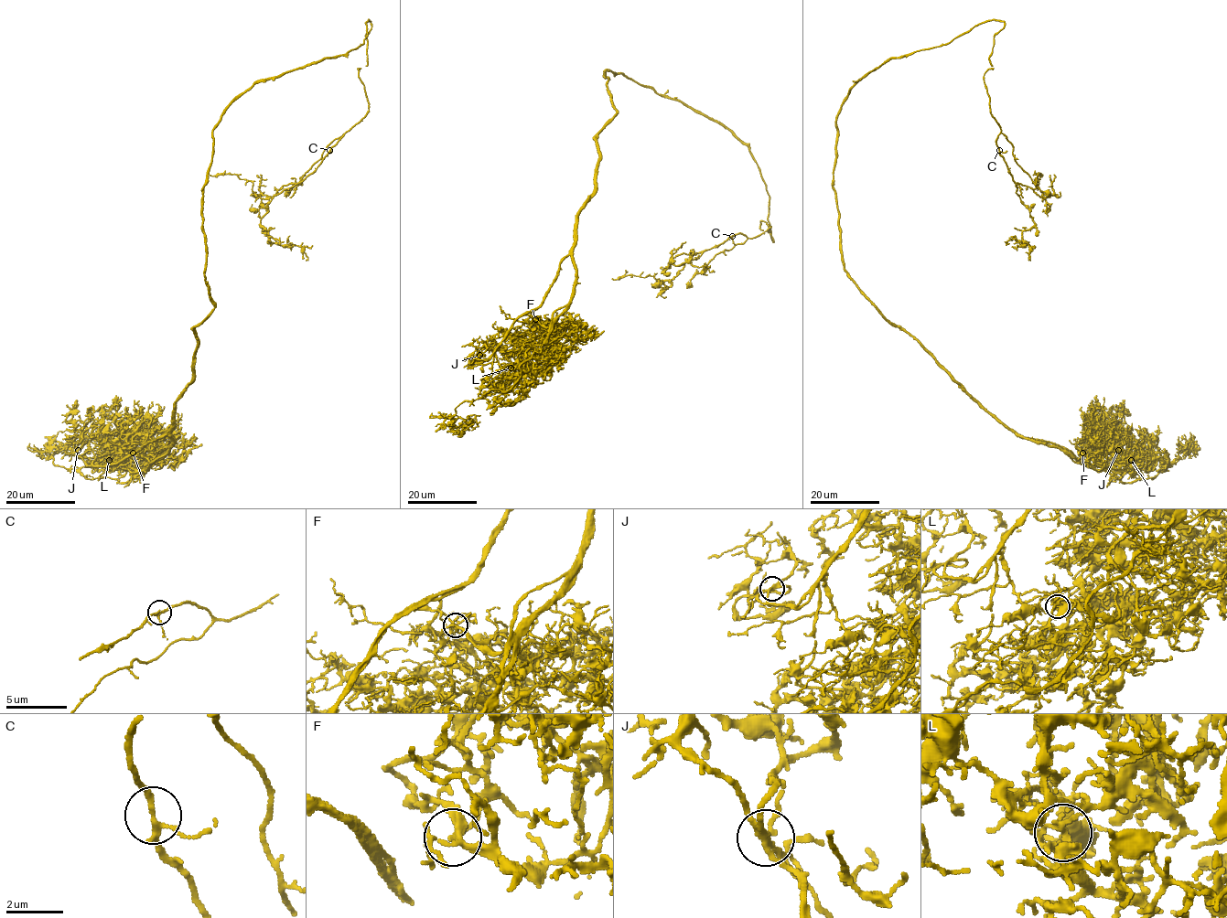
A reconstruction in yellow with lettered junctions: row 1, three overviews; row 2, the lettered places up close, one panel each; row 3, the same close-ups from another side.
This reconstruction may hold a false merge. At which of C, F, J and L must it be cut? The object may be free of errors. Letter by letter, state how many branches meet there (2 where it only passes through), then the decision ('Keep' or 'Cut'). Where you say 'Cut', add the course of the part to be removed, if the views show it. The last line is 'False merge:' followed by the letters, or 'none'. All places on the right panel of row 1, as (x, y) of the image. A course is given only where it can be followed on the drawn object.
C: Branches: 3. Keep
F: Branches: 4. Keep
J: Branches: 4. Keep
L: Branches: 4. Keep
False merge: none

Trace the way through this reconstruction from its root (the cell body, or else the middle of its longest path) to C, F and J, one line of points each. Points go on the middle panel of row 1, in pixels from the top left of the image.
C: (614, 73), (719, 122), (748, 147), (769, 196), (773, 241), (762, 220), (770, 227), (758, 235), (732, 236)
F: (614, 73), (604, 76), (617, 114), (598, 134), (596, 192), (578, 216), (574, 295), (547, 327), (535, 319)
J: (614, 73), (604, 76), (617, 114), (598, 134), (596, 192), (572, 250), (543, 302), (479, 355)

